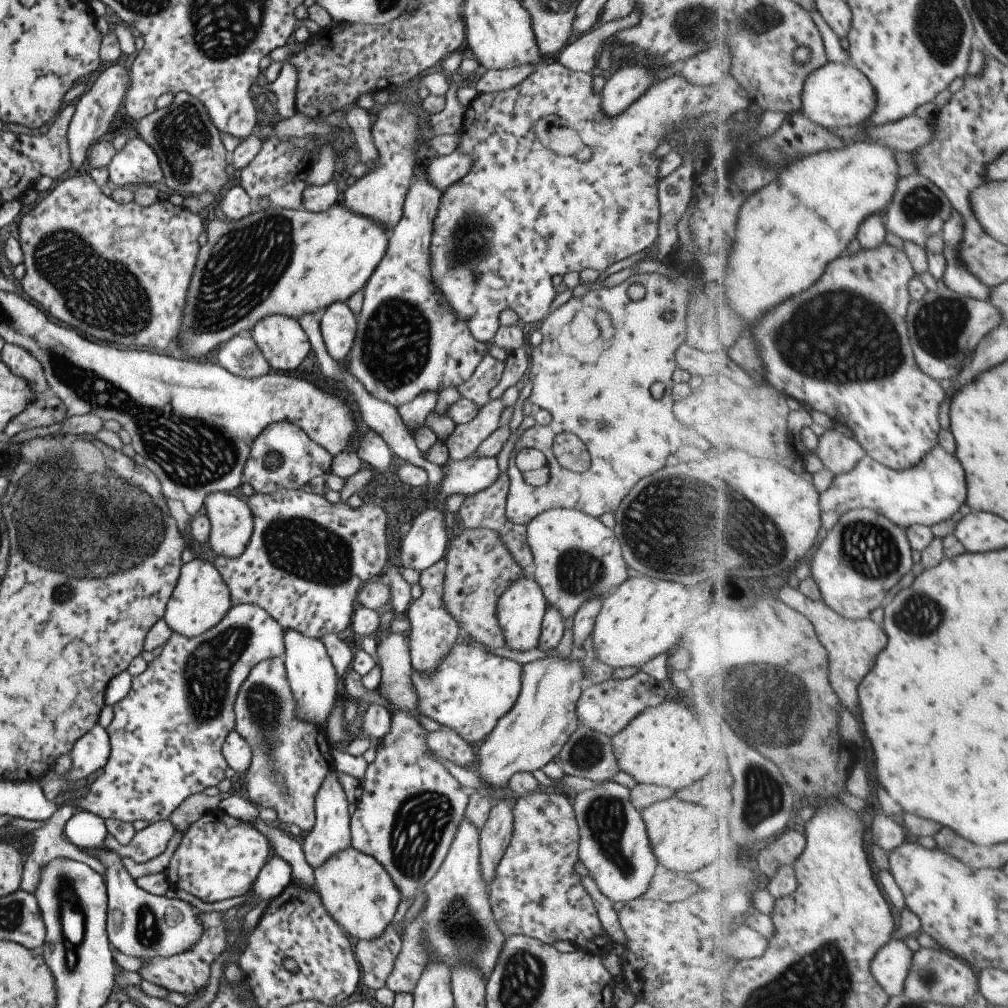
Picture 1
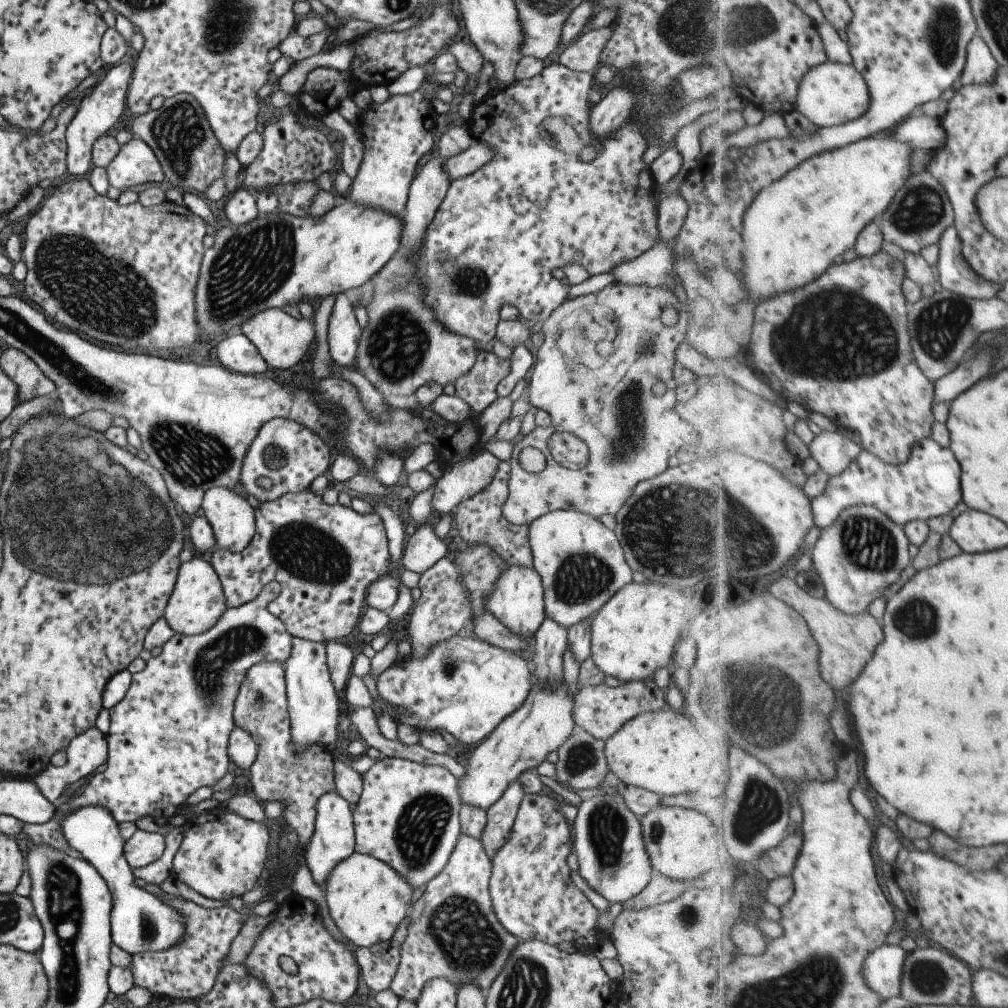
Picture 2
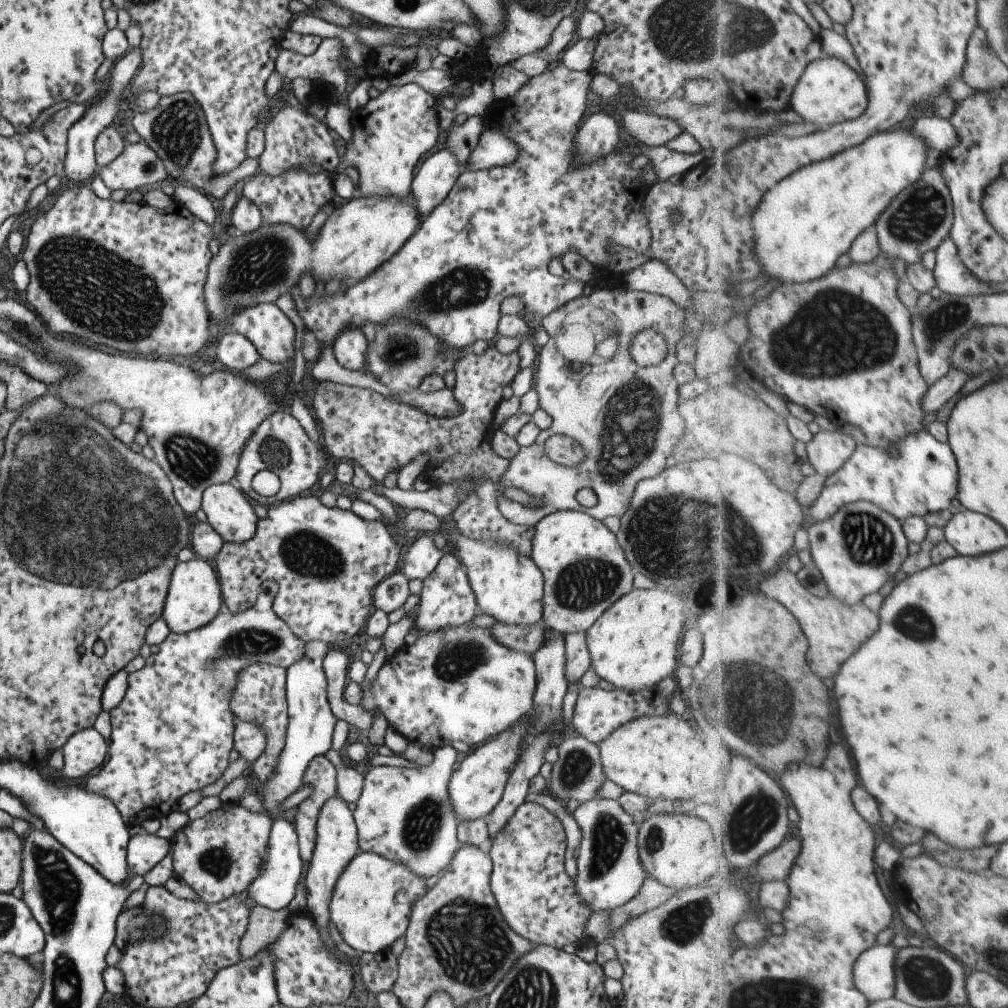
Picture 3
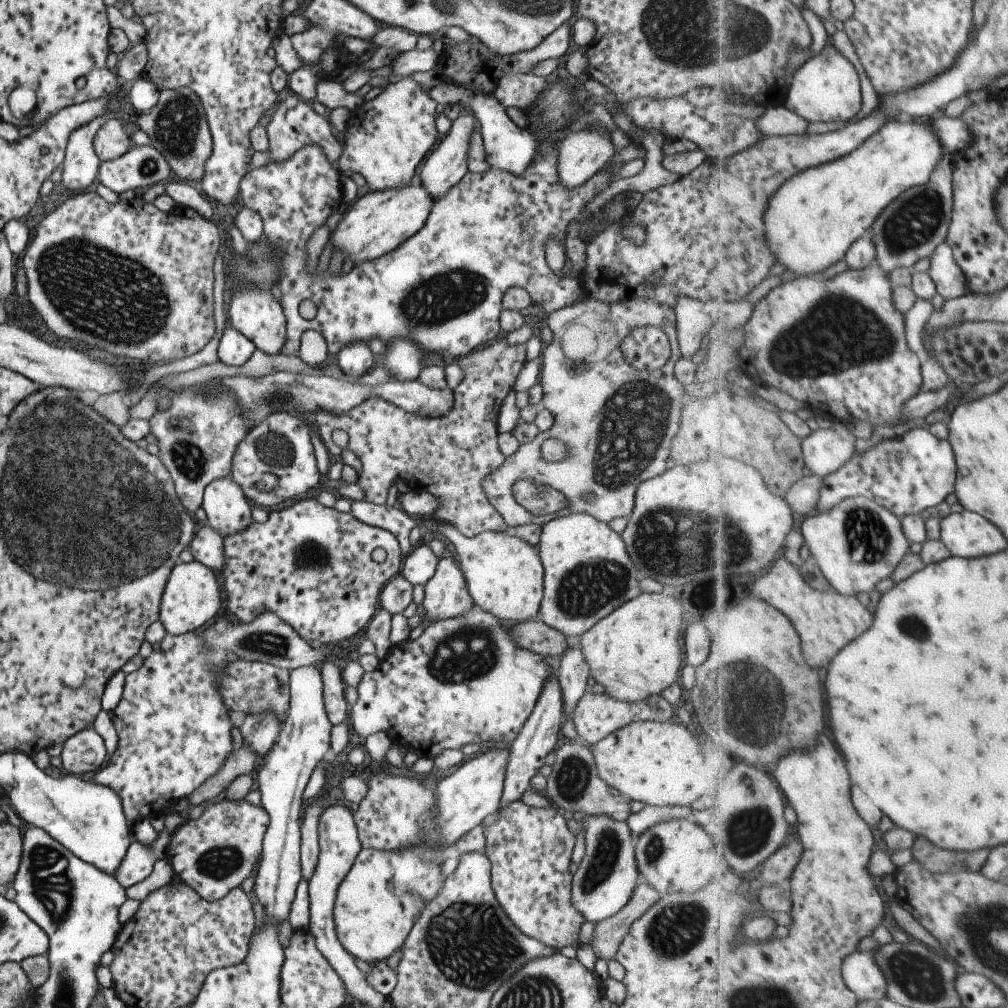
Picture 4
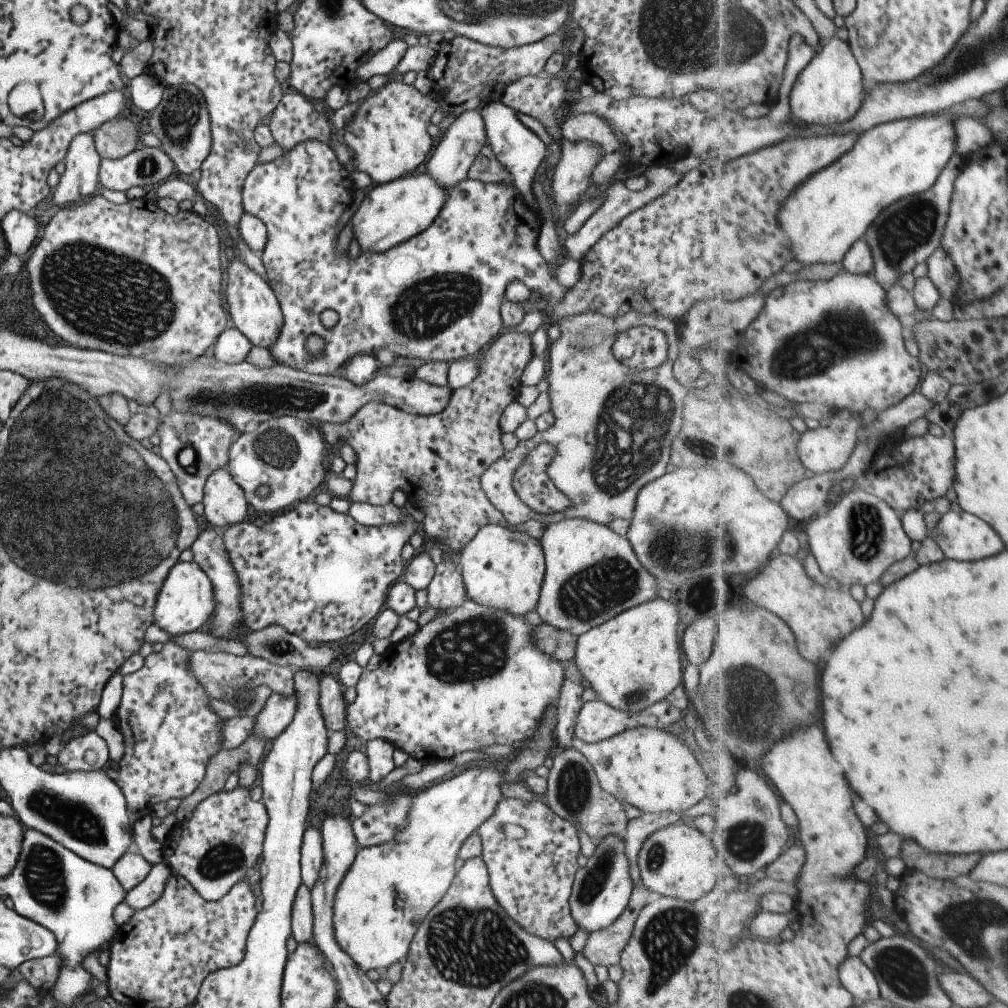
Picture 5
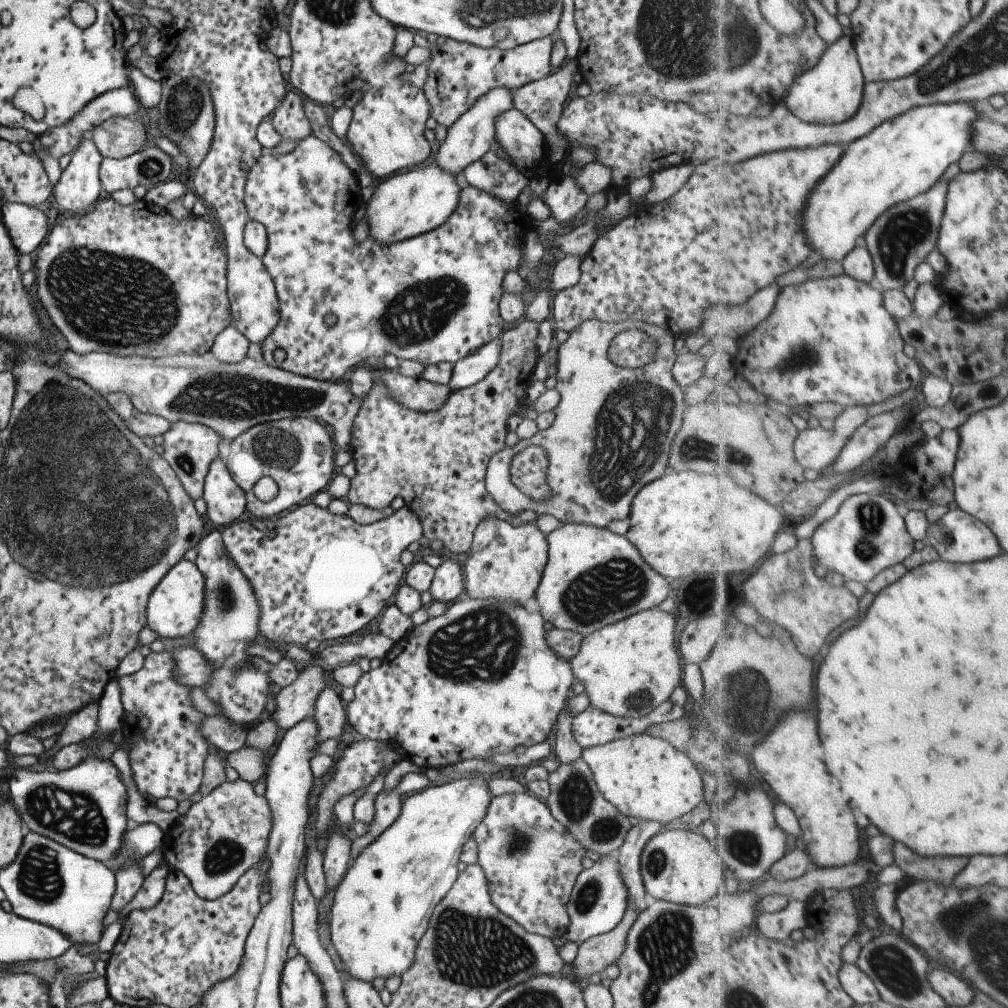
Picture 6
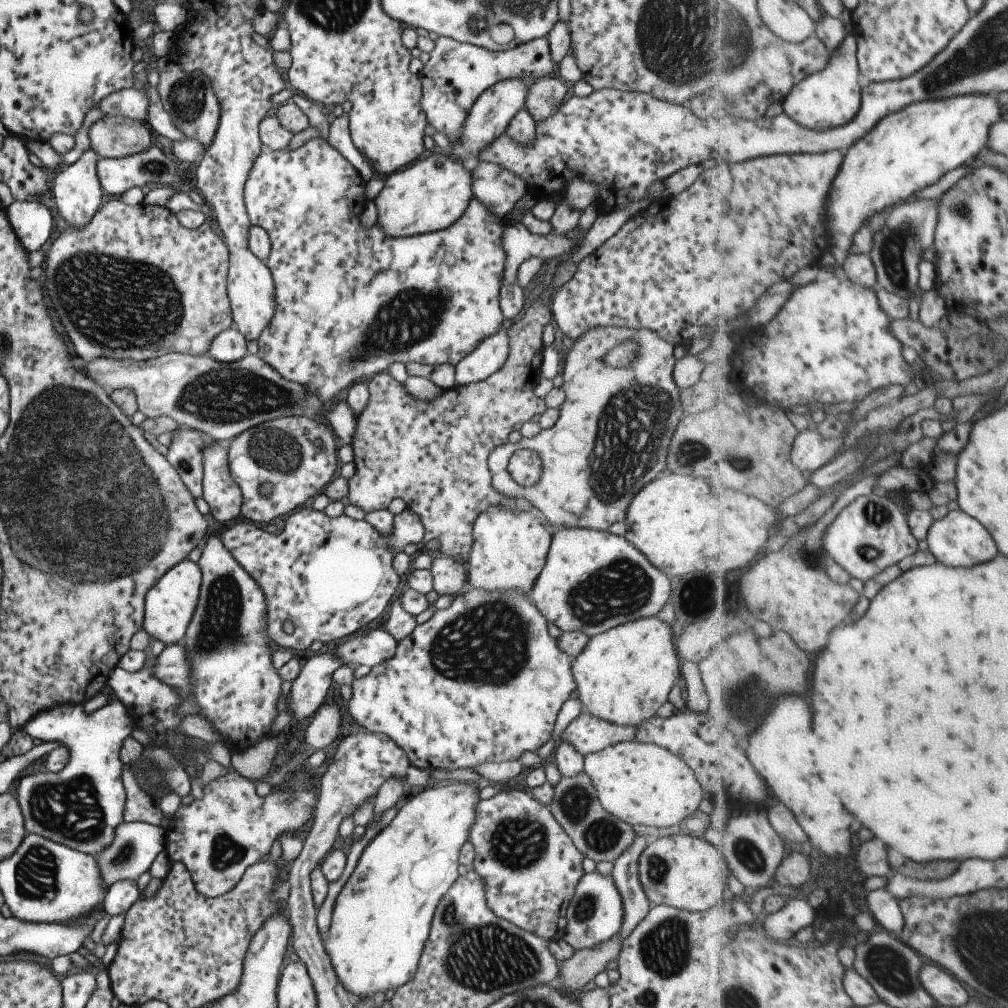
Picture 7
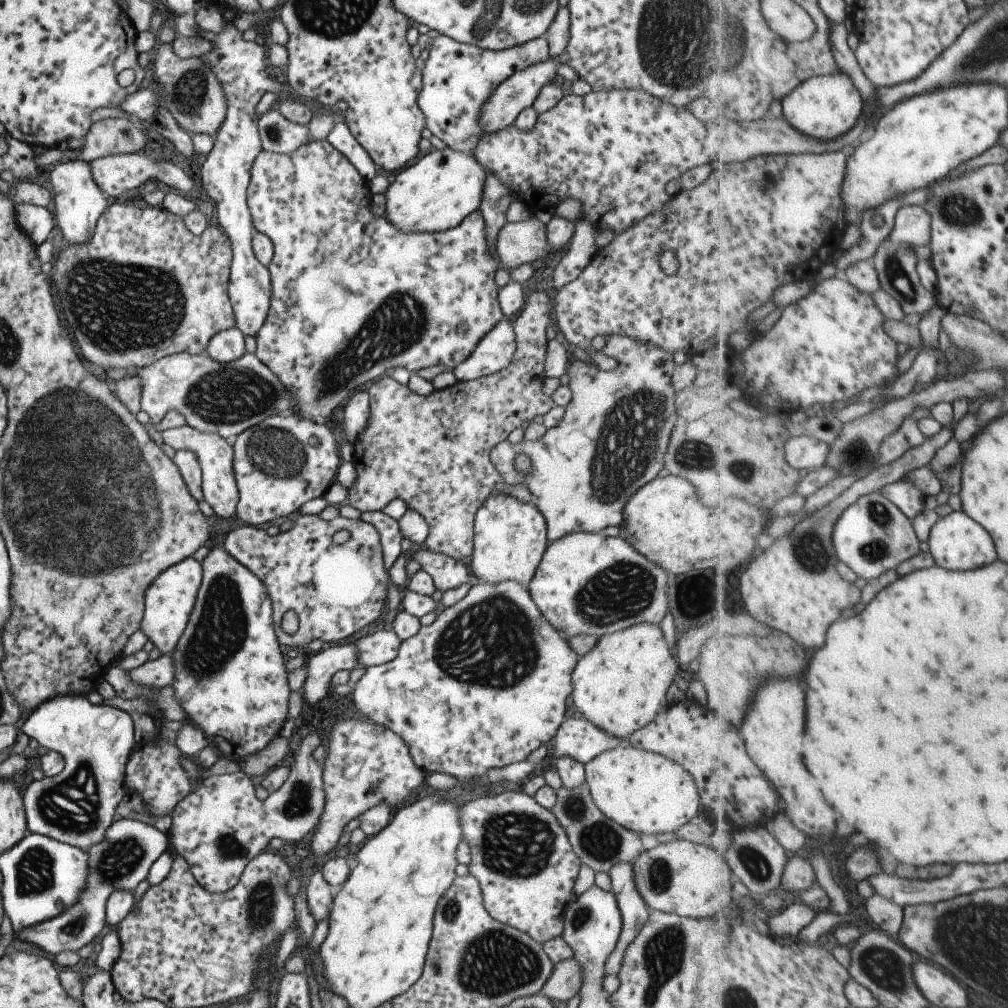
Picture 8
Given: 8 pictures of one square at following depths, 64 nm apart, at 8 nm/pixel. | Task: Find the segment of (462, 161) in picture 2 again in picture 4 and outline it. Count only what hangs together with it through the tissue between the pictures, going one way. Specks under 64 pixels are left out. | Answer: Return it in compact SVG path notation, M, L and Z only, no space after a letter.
M440 84L429 90L430 98L441 105L461 103L464 107L469 107L473 112L474 118L477 120L482 136L483 150L485 150L485 162L489 162L489 166L500 169L513 174L513 176L521 176L533 156L533 150L537 150L537 140L535 136L524 129L519 128L511 120L509 120L505 108L492 98L491 94L484 95L469 91L463 86L455 86L455 84Z

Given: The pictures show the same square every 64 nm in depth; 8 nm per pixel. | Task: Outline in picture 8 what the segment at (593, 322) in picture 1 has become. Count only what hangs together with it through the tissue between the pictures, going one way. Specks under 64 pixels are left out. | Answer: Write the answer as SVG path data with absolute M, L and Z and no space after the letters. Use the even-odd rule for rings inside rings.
M625 335L601 337L597 345L595 350L600 350L611 359L616 358L614 367L602 370L591 358L585 363L571 357L566 370L570 399L557 426L546 429L543 436L534 441L521 439L515 444L507 440L500 442L488 454L490 463L505 484L519 483L527 488L546 522L547 544L567 534L596 533L607 526L619 525L623 505L629 497L659 474L669 430L675 422L673 406L677 392L670 381L675 359L669 351L655 345L649 347L647 343L636 343L635 339ZM518 452L525 453L531 461L532 470L525 477L512 465L513 457Z

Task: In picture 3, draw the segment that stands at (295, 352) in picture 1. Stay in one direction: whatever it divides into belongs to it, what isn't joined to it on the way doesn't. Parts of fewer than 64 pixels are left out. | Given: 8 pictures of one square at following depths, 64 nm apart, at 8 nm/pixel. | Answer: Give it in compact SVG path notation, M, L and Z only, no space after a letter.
M263 302L263 304L251 304L249 308L241 308L230 317L229 324L235 333L241 334L249 340L257 355L267 362L281 364L293 358L293 342L295 342L295 330L289 318L275 306L273 302Z

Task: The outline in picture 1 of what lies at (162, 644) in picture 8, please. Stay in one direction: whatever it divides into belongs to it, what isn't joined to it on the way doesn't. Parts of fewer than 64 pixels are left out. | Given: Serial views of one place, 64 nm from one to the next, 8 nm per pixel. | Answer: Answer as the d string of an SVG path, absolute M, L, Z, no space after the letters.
M192 559L180 566L162 619L172 633L194 637L215 626L231 606L230 592L215 567L205 560Z

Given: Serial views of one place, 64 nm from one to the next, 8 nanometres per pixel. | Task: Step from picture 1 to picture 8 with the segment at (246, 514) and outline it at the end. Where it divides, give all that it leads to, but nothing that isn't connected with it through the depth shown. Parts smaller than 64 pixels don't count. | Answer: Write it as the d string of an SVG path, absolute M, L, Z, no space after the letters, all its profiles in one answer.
M185 424L179 428L162 430L160 436L163 444L171 446L175 450L189 449L195 453L198 465L200 466L200 485L203 500L209 504L213 514L219 516L219 518L225 518L225 520L236 514L238 490L232 471L232 446L227 444L224 438L220 436L200 433L198 430Z

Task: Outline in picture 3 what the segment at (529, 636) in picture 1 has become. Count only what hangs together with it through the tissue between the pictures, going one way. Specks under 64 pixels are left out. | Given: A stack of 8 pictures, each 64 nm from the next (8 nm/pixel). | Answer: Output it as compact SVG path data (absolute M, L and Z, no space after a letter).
M409 510L403 518L398 517L396 514L394 533L391 534L397 534L402 541L407 542L405 534L411 529L419 532L432 531L433 533L441 532L442 534L450 535L457 548L457 558L461 560L460 564L465 569L465 576L467 576L467 581L470 590L473 592L479 612L489 615L491 618L497 620L498 623L503 623L504 625L525 624L525 626L527 626L527 624L538 624L541 621L542 575L530 556L519 554L519 548L521 548L521 546L503 544L502 541L496 540L495 538L469 539L463 534L460 534L452 523L436 518L433 514L425 512L425 510Z

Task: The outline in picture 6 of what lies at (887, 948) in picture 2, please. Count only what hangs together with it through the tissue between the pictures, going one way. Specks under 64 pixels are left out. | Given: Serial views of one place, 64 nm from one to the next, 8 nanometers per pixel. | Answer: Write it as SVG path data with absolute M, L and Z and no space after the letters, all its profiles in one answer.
M857 962L844 963L840 972L840 980L855 1004L873 1004L882 999L874 980Z

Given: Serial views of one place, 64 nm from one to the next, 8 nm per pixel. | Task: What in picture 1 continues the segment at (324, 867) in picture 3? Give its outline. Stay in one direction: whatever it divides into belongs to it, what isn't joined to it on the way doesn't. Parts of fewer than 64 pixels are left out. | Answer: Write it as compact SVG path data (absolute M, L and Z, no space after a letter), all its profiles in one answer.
M332 766L326 772L326 777L323 777L314 798L314 825L309 832L299 835L299 843L305 862L311 868L318 867L321 863L325 863L327 859L330 859L331 855L340 853L344 848L350 846L350 813L351 807L346 801L341 783L339 783L337 771Z

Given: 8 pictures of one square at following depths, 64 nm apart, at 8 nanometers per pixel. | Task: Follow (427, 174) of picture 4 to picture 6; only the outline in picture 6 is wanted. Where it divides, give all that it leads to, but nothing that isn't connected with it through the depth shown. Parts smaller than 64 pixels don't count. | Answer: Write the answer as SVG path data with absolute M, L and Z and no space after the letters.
M496 88L481 95L453 124L446 128L446 135L435 156L435 164L452 177L461 177L461 172L472 162L479 160L487 150L494 147L494 120L507 109L513 109L511 89Z

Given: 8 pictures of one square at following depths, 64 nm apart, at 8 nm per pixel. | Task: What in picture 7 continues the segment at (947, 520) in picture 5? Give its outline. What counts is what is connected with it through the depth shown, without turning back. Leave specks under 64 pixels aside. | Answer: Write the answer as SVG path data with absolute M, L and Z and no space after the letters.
M961 508L952 510L942 519L935 521L926 542L939 562L953 567L974 567L993 560L999 554L999 548L991 536L991 532L974 516L967 514Z

